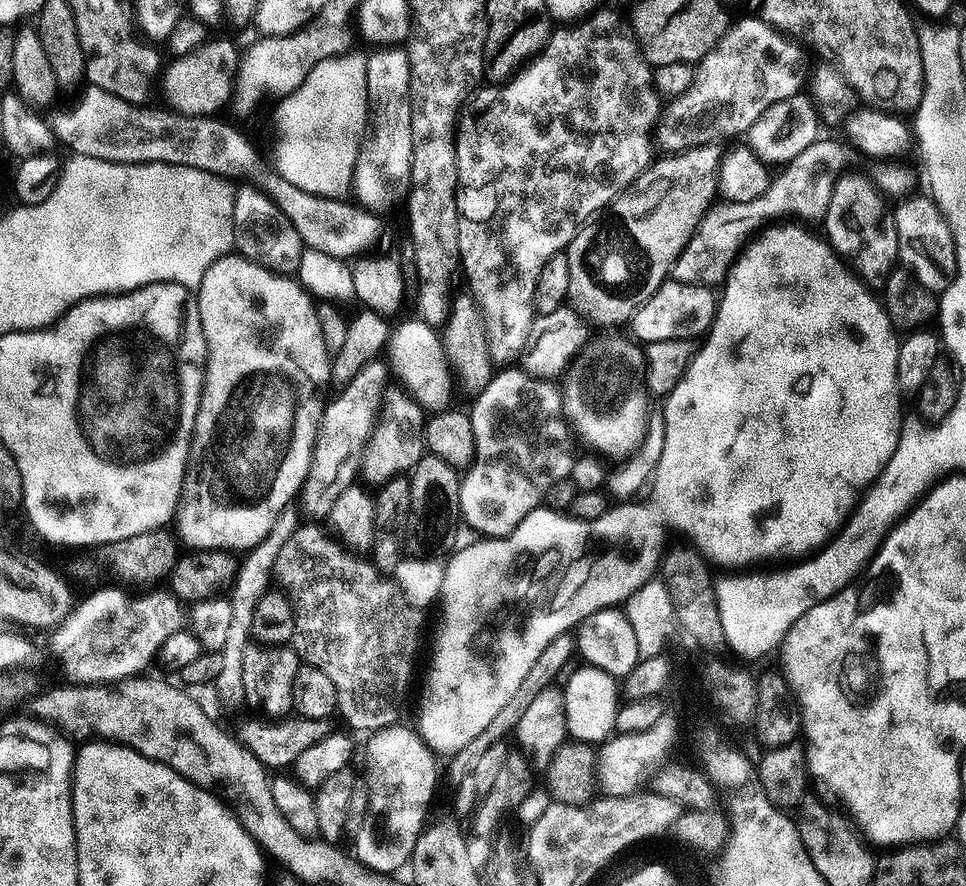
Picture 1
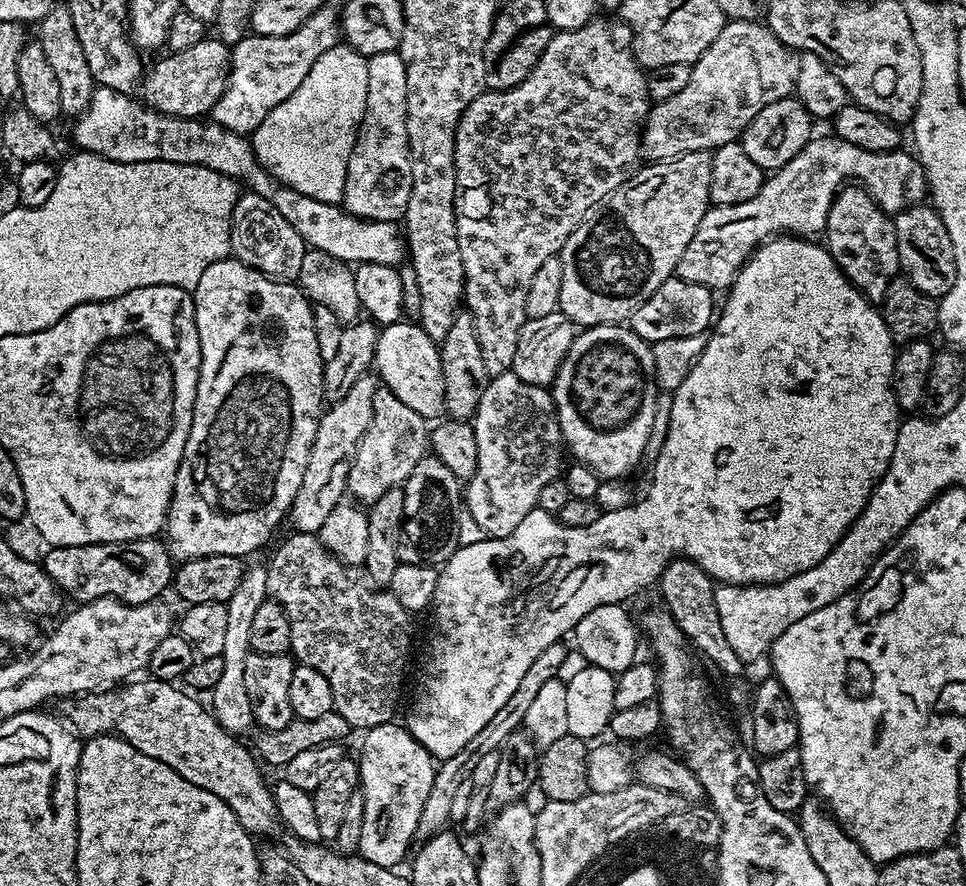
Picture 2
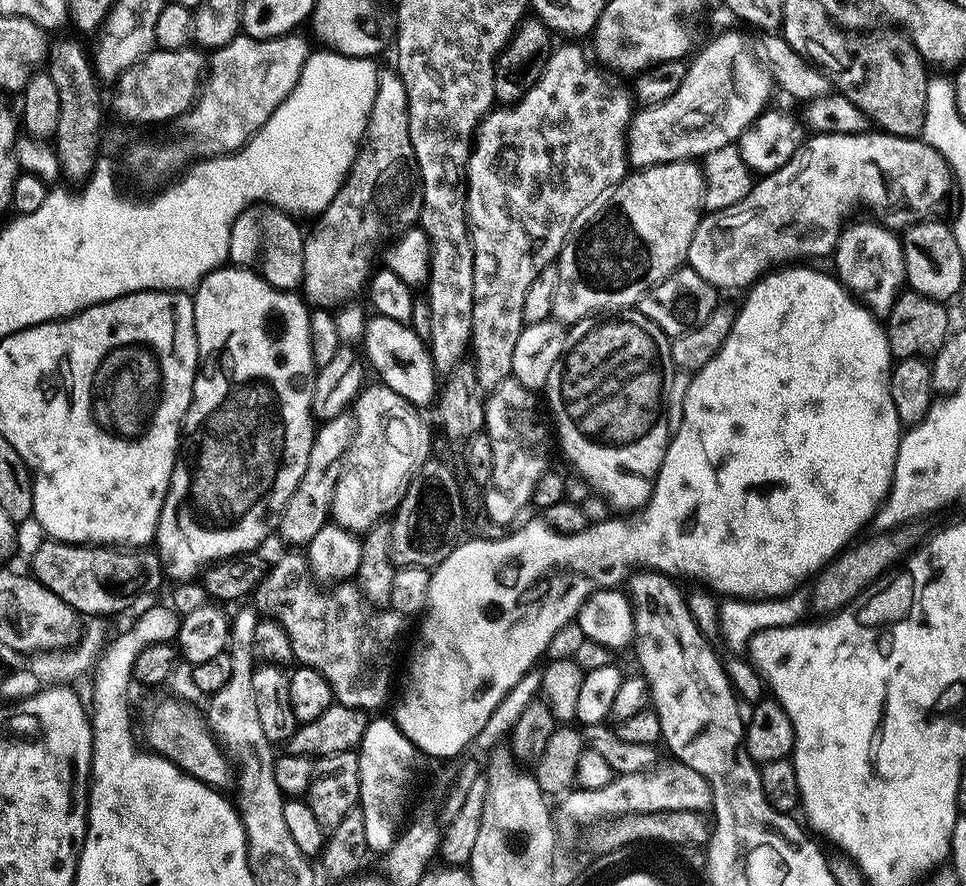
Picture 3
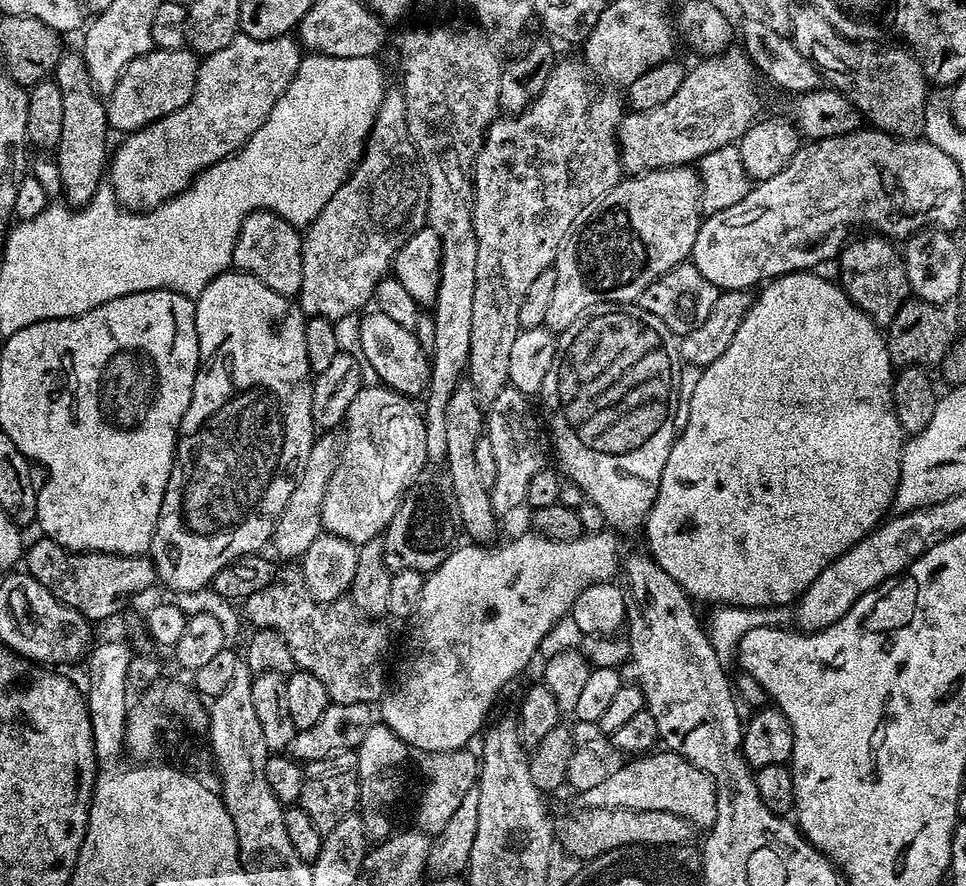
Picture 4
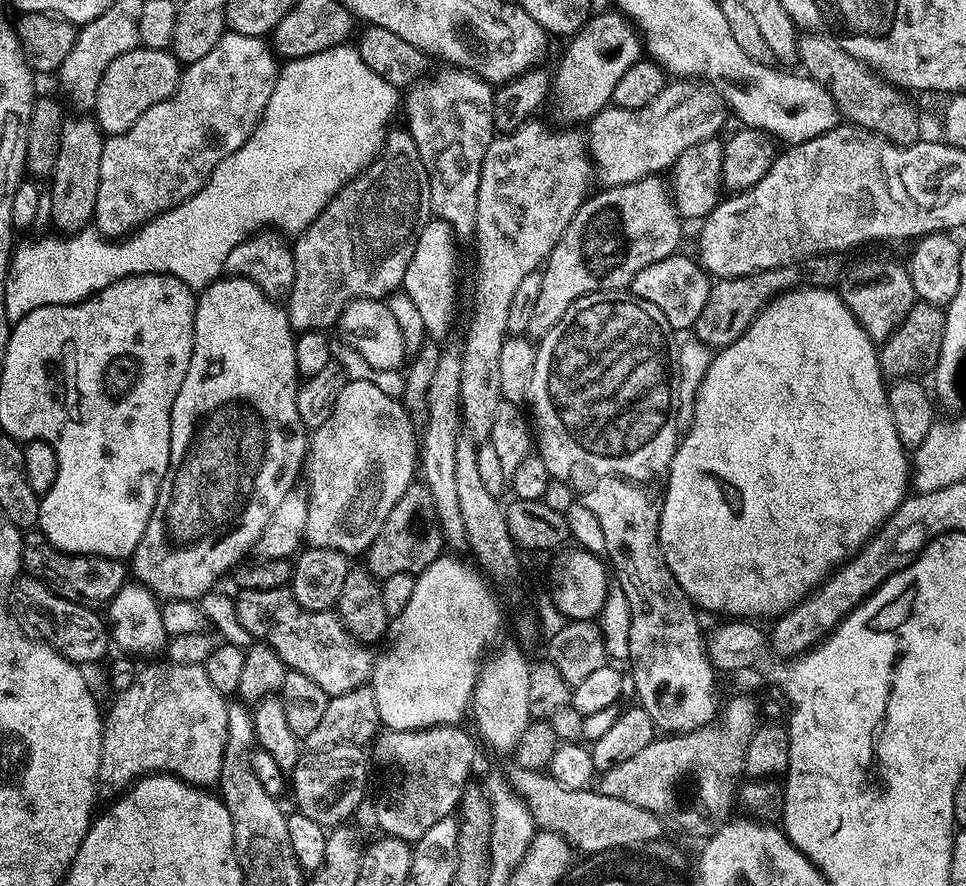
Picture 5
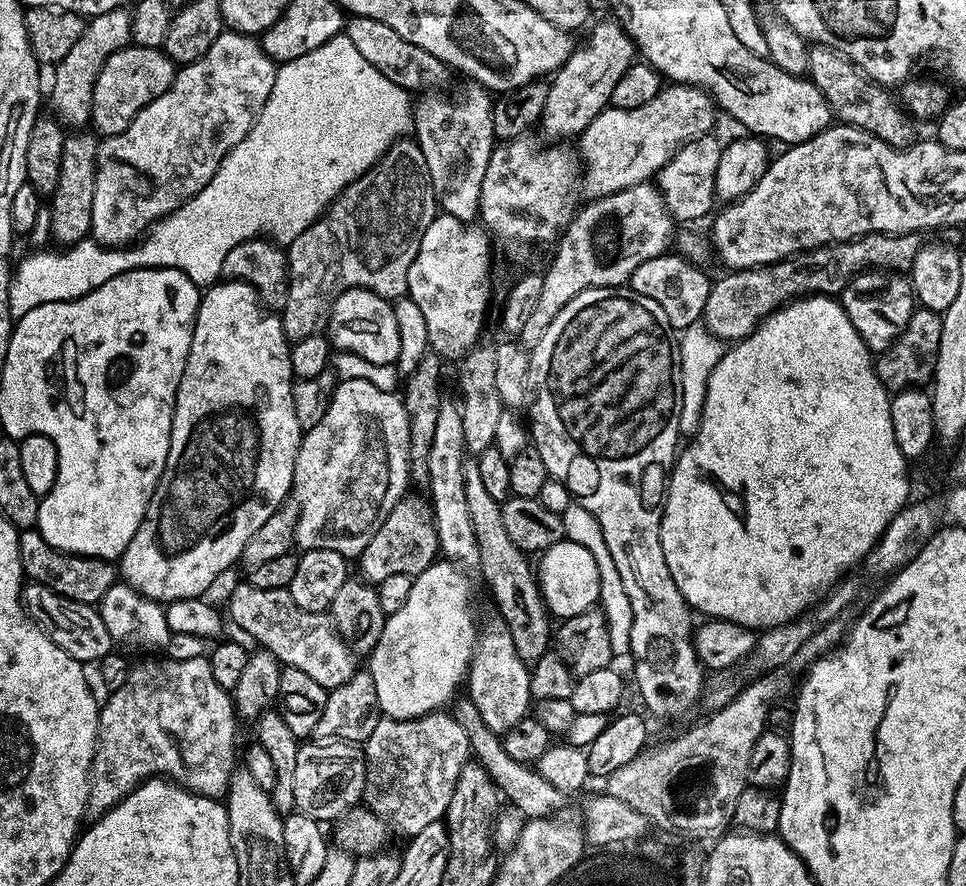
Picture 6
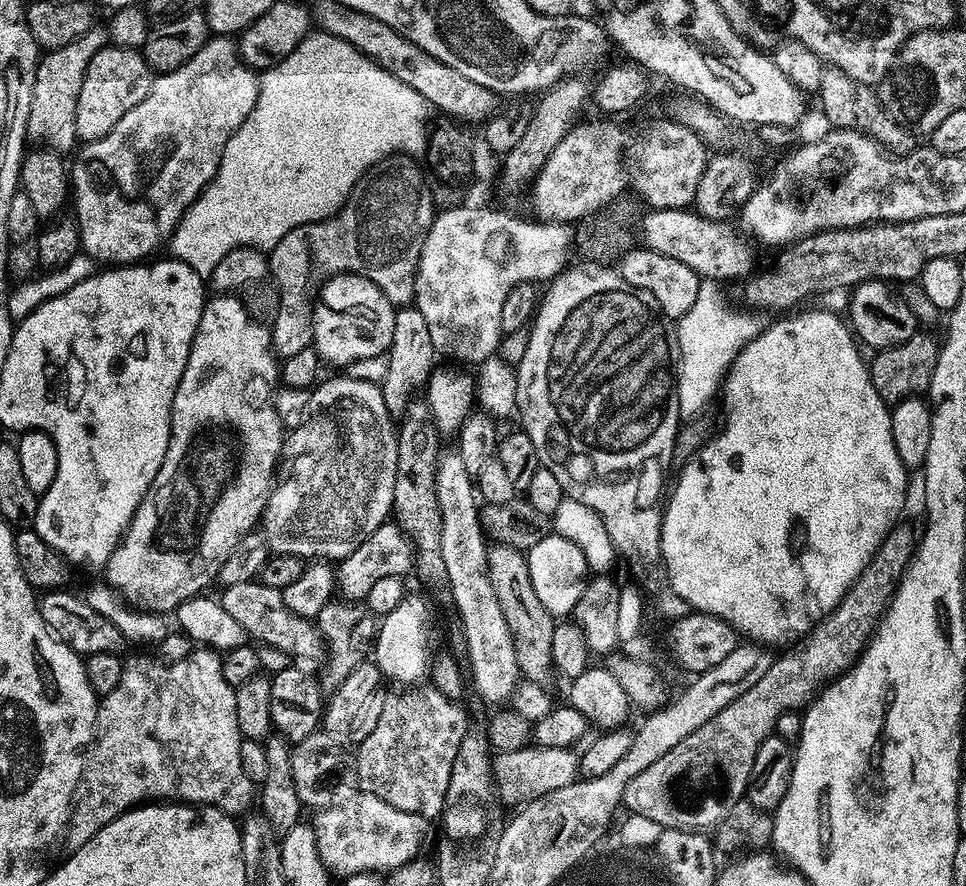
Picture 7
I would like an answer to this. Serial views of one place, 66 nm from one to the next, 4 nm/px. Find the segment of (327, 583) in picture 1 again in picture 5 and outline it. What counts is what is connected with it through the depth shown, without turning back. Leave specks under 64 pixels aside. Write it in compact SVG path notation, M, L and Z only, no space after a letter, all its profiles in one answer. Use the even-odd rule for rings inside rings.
M291 587L274 590L243 590L235 597L238 620L253 641L264 641L277 652L288 670L306 674L326 690L329 698L350 694L372 679L374 652L356 639L335 611L304 609L295 600Z

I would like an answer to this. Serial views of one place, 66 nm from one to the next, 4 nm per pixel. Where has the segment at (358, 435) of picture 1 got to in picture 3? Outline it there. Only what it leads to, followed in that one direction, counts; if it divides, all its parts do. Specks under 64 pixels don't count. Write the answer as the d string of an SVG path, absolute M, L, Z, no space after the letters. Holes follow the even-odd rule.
M351 411L338 414L338 418L323 421L315 429L310 446L310 458L306 462L306 474L302 474L302 482L290 494L290 502L286 502L284 512L280 515L278 536L288 543L288 546L307 546L314 534L329 523L332 514L332 499L338 486L340 466L348 455L348 447L356 439L356 418Z

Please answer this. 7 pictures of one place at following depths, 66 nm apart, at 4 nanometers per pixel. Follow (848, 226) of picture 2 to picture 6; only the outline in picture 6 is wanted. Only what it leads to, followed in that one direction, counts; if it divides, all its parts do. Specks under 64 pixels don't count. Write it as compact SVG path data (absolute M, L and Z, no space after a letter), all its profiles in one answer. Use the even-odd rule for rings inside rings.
M869 270L853 276L838 293L838 299L844 307L846 318L850 318L850 326L858 330L862 342L873 354L885 352L899 338L918 307L911 279L887 270Z

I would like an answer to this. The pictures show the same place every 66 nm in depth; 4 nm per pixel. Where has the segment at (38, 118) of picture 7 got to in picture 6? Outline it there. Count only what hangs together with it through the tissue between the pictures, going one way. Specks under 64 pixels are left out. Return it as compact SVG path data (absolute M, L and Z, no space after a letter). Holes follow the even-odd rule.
M121 6L101 16L93 16L84 25L84 32L74 42L70 54L66 54L55 65L52 76L51 115L72 130L80 130L89 123L92 116L92 94L94 82L110 54L120 48L129 47L132 38L132 17L127 7Z

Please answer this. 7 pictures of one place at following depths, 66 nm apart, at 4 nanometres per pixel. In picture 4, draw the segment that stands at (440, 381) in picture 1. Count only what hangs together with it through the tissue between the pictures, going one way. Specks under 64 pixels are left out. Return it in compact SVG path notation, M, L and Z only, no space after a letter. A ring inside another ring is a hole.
M368 311L360 316L361 344L367 367L372 367L380 375L379 383L391 388L393 392L408 398L419 397L428 387L430 360L419 348L413 329L398 326L398 322L386 318L386 314L381 312Z

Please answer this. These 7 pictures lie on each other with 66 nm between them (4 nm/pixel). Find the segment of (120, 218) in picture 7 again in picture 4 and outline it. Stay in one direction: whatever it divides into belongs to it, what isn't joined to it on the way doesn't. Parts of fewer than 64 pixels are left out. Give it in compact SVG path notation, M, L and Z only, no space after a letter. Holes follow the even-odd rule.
M237 34L222 50L203 57L196 69L196 92L186 106L166 114L136 132L129 132L120 145L115 145L106 168L106 180L116 195L121 209L130 212L150 212L166 200L185 192L200 173L218 161L226 159L244 147L266 122L270 110L290 86L302 59L302 48L291 35L259 40Z

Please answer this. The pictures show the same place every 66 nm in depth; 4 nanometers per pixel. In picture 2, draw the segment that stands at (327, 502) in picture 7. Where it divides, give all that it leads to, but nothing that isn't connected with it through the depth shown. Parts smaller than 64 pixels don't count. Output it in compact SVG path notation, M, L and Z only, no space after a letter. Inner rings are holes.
M377 387L374 394L374 414L370 426L356 447L356 456L348 475L348 492L353 501L371 506L391 488L398 488L410 478L414 466L430 448L429 425L386 387Z

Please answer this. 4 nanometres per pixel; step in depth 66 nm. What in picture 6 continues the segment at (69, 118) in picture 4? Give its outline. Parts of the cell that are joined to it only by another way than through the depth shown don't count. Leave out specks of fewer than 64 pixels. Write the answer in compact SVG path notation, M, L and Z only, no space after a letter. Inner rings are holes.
M76 130L64 137L62 166L58 170L58 186L54 186L48 204L50 236L53 245L71 246L78 243L79 240L85 239L91 233L97 143L97 137L88 130Z

